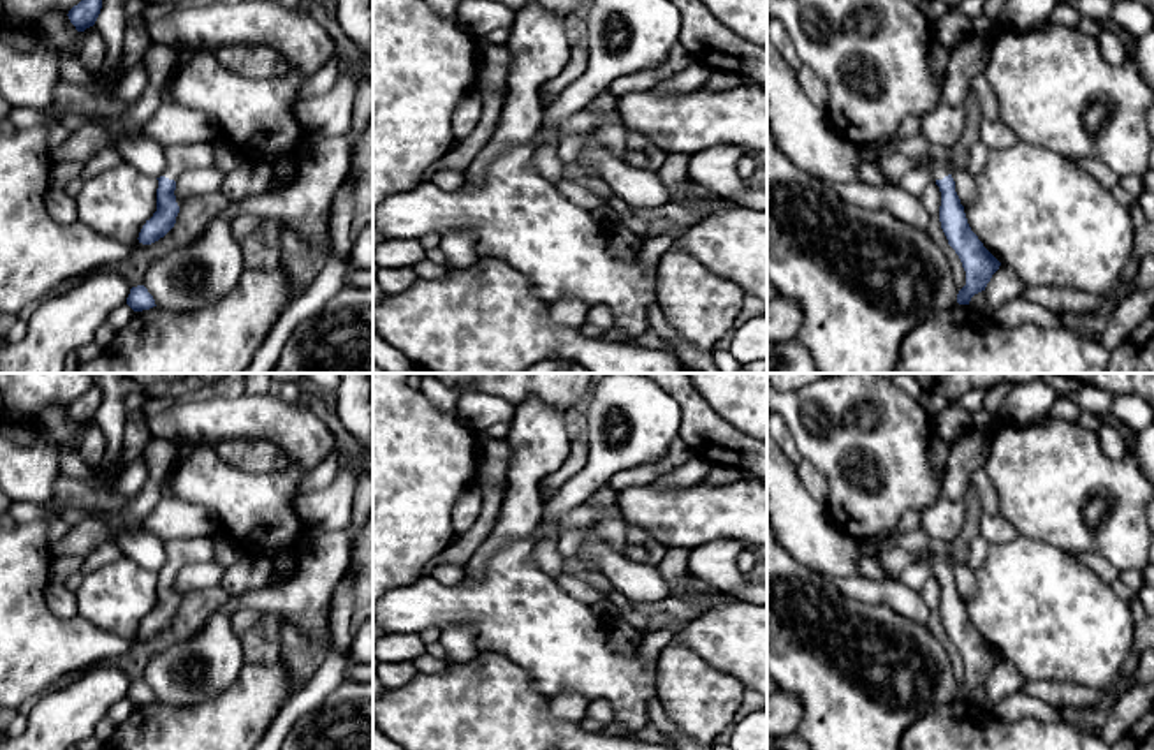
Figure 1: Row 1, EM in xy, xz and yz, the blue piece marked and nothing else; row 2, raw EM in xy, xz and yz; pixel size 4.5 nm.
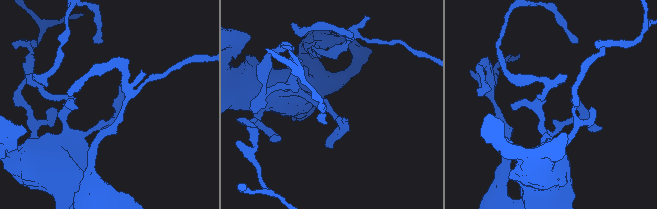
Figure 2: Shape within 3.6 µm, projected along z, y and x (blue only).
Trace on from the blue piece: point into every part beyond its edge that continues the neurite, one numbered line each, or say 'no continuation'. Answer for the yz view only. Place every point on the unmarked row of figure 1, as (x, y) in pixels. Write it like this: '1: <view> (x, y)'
1: yz (934, 553)

